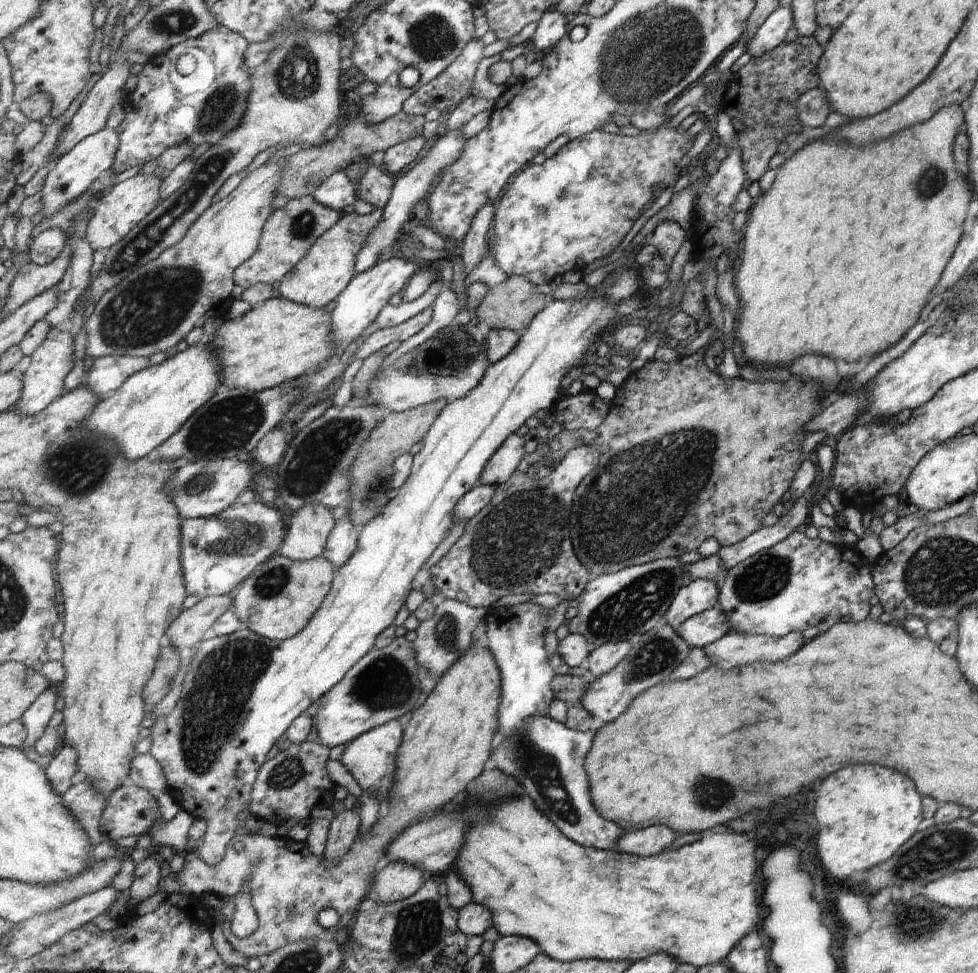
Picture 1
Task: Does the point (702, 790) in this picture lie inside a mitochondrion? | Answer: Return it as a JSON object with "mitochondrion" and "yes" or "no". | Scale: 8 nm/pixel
{"mitochondrion":"yes"}

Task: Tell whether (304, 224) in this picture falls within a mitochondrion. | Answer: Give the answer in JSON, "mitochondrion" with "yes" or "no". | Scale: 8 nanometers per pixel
{"mitochondrion":"yes"}

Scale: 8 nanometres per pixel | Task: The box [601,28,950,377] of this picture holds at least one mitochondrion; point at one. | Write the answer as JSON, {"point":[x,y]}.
{"point":[926,192]}

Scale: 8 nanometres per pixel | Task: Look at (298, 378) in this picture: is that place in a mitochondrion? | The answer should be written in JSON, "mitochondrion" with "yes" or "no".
{"mitochondrion":"no"}

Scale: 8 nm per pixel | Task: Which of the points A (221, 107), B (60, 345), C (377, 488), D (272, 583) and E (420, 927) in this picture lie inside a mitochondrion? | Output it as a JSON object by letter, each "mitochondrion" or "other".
{"A":"mitochondrion","B":"other","C":"mitochondrion","D":"mitochondrion","E":"mitochondrion"}

